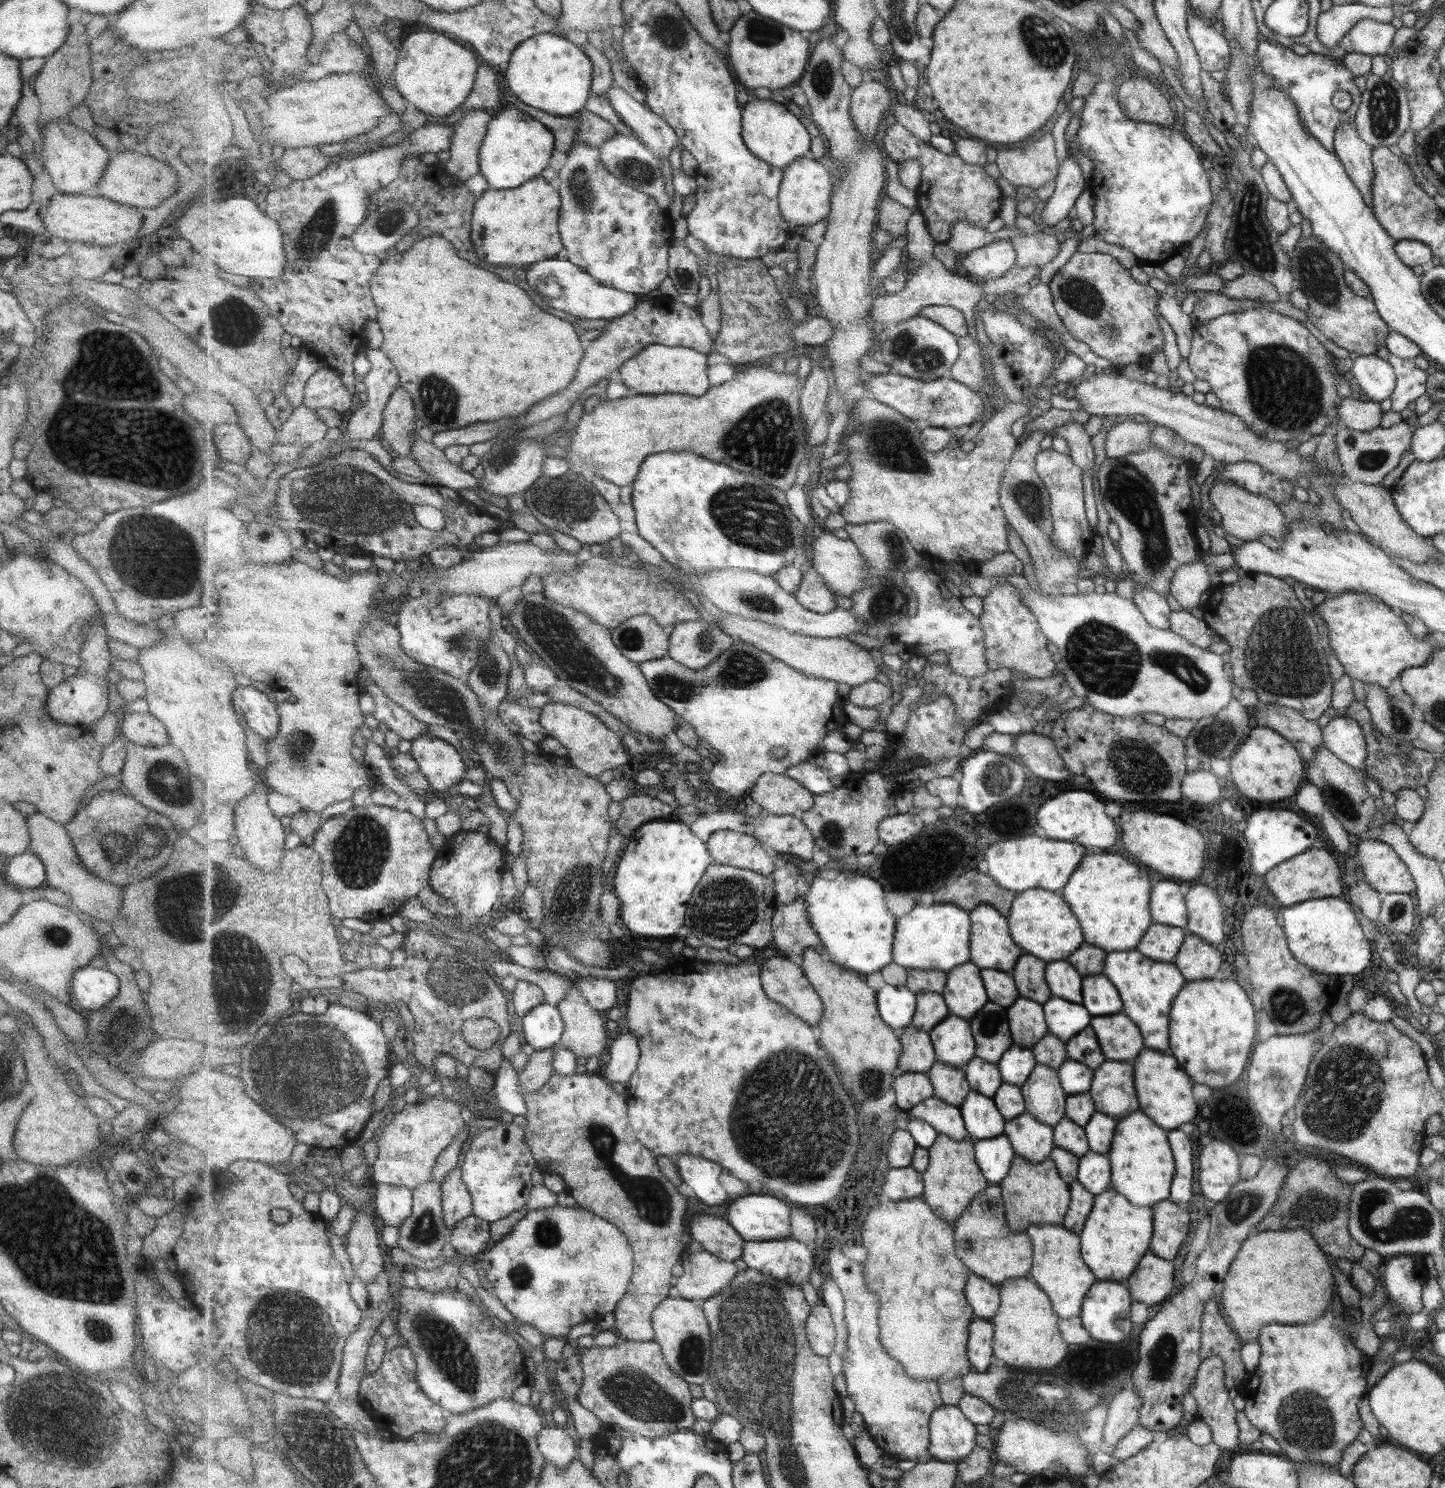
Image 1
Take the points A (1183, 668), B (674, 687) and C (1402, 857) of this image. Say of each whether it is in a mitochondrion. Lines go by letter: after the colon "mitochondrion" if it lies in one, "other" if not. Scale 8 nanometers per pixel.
A: mitochondrion
B: mitochondrion
C: other

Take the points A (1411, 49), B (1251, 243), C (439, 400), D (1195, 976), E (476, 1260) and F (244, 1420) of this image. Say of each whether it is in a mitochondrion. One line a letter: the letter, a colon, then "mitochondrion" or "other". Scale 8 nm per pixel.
A: other
B: mitochondrion
C: mitochondrion
D: other
E: other
F: other

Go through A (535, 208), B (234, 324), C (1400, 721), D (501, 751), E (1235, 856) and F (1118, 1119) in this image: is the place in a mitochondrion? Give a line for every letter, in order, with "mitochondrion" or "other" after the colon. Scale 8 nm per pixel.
A: other
B: mitochondrion
C: mitochondrion
D: mitochondrion
E: other
F: other

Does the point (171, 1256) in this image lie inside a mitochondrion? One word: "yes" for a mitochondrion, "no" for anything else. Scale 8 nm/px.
no

